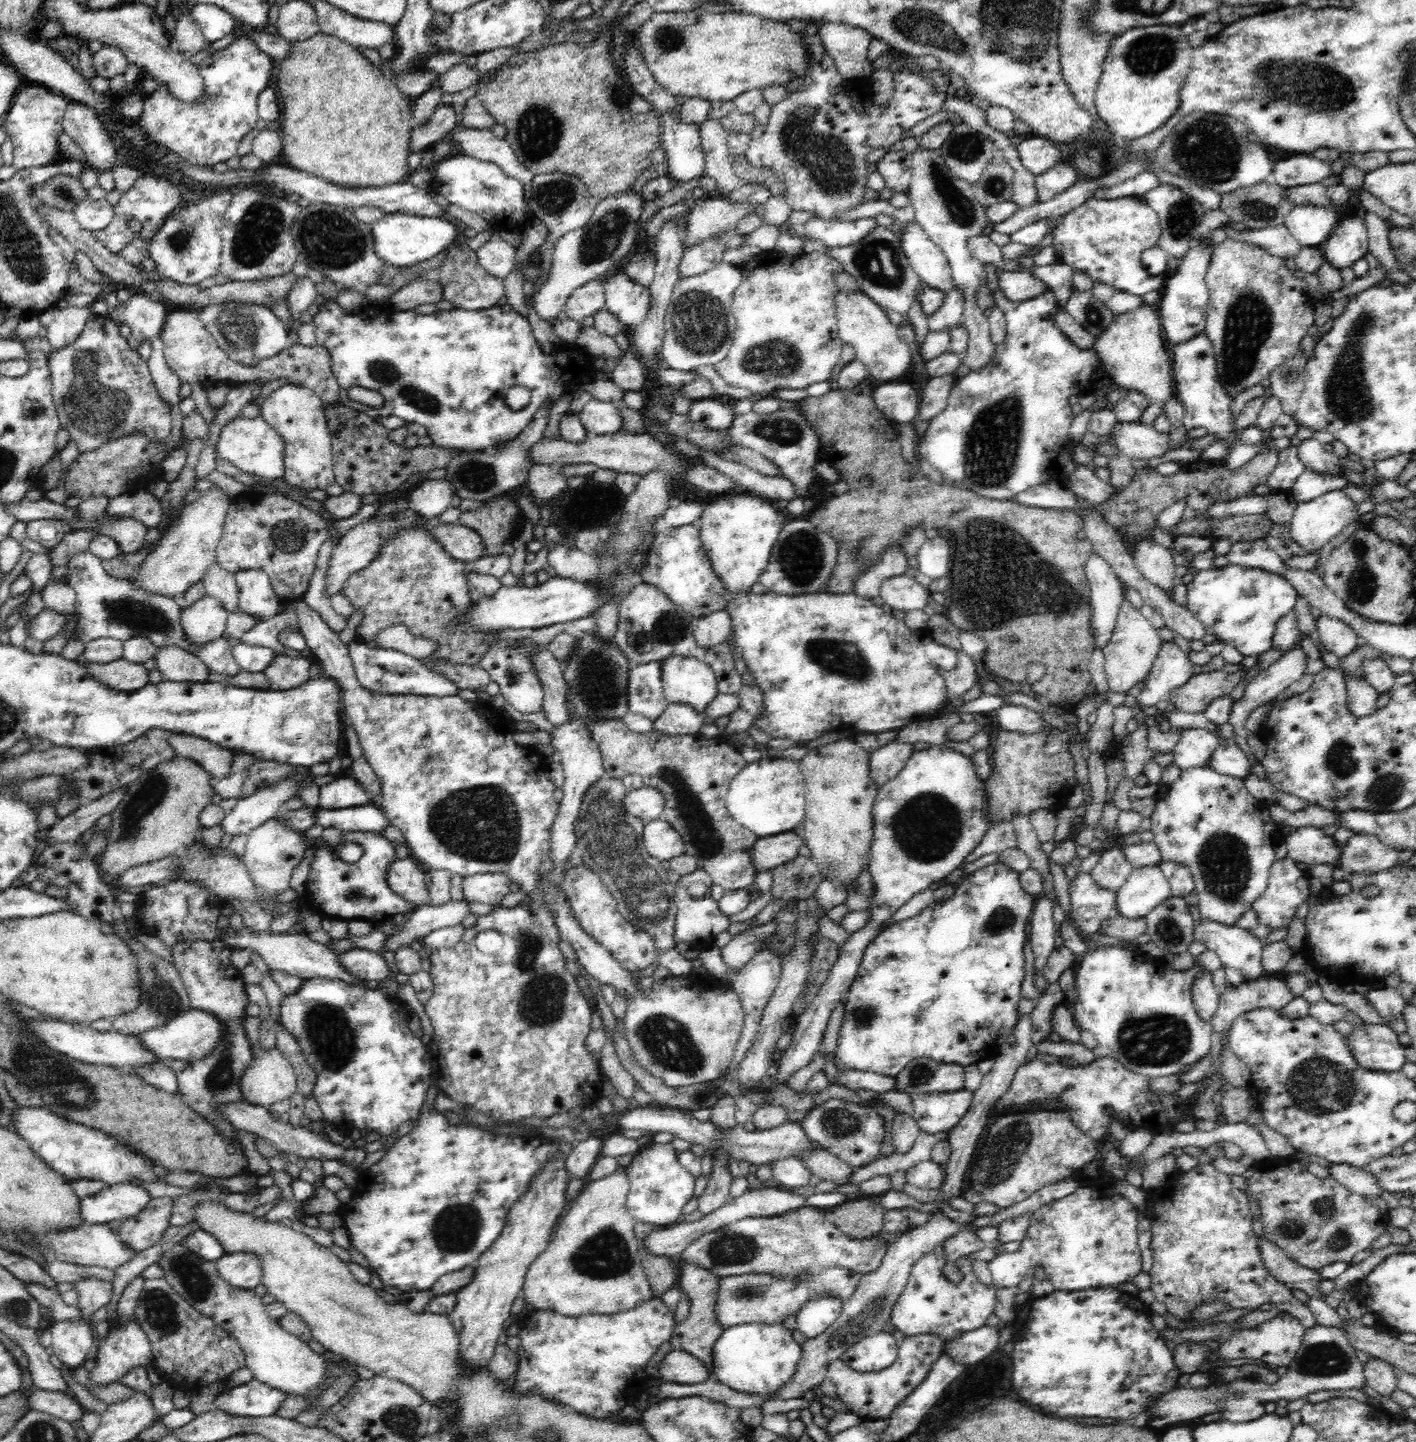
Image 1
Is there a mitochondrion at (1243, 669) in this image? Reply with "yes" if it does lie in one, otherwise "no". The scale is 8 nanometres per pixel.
no

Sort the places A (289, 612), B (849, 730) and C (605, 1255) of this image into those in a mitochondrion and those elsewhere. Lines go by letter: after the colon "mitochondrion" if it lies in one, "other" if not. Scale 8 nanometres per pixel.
A: other
B: other
C: mitochondrion

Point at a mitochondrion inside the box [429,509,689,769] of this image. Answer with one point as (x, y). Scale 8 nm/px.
(597, 683)

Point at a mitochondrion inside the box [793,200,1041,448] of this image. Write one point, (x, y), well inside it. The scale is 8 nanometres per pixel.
(877, 261)

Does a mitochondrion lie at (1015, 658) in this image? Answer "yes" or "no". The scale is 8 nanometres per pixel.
no

